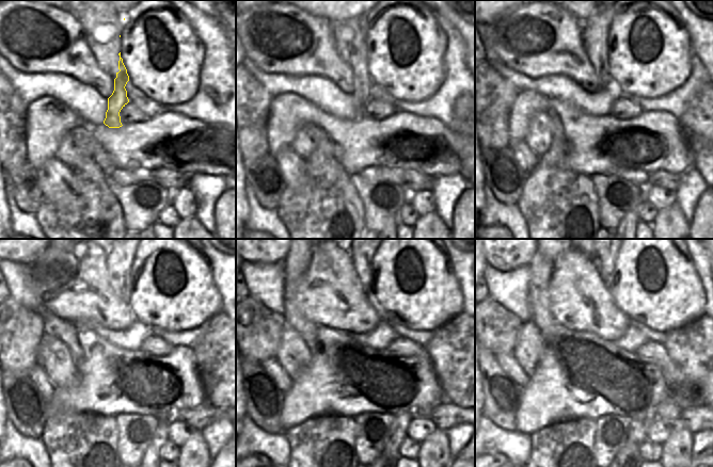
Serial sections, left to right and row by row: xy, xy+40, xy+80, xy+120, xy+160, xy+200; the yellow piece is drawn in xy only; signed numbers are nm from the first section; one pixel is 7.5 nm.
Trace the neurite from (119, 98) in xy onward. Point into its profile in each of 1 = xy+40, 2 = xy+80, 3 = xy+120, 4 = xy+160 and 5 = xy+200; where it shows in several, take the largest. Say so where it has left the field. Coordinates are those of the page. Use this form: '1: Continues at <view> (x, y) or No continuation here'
1: Continues at xy+40 (362, 82)
2: Continues at xy+80 (598, 25)
3: Continues at xy+120 (119, 260)
4: Continues at xy+160 (362, 260)
5: Continues at xy+200 (603, 260).

